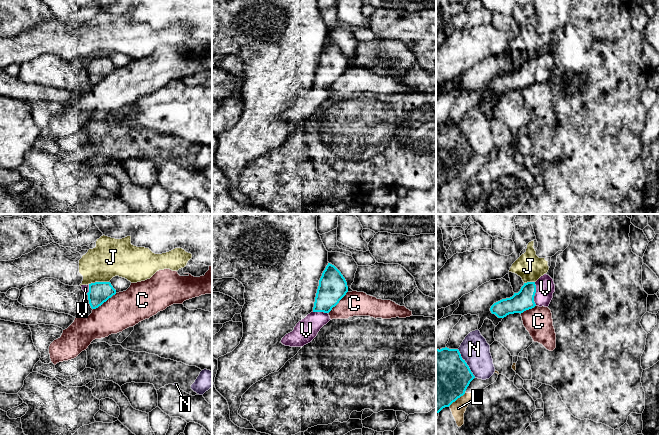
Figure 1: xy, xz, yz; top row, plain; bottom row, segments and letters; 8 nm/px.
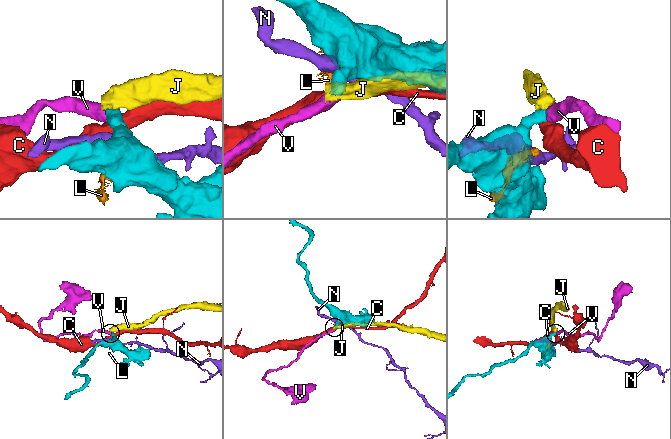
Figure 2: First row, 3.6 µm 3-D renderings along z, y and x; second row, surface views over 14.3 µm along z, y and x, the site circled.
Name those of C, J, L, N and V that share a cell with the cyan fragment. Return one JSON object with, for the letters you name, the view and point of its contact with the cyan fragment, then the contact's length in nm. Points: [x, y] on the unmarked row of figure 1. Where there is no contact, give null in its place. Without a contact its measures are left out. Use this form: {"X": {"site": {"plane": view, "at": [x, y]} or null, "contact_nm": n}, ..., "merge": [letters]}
{"V": {"site": {"plane": "yz", "at": [534, 70]}, "contact_nm": 190}, "merge": ["V"]}

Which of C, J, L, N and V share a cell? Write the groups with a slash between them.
C / J / L / N / V

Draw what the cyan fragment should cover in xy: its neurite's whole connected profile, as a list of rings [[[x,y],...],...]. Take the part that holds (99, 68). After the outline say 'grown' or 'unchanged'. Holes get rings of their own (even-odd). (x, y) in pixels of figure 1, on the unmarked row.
[[[95,58],[88,61],[81,61],[82,66],[88,71],[89,80],[96,85],[116,70],[110,58]]] | grown

